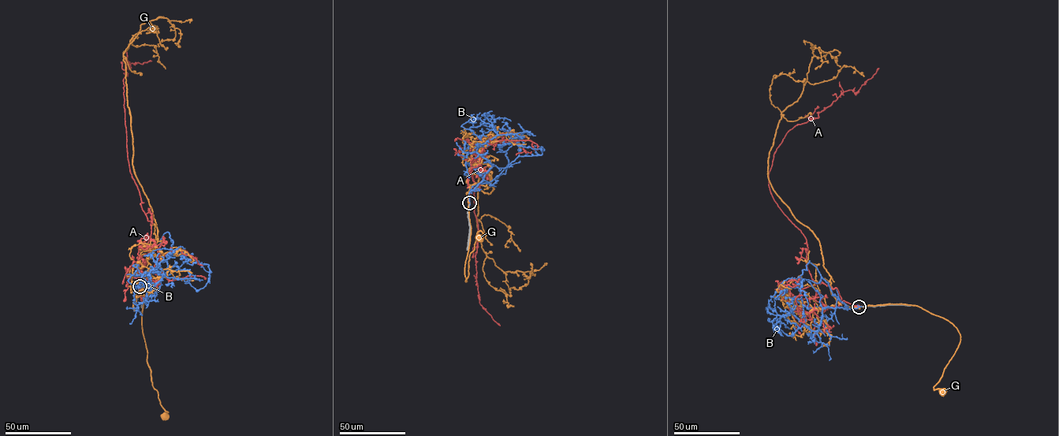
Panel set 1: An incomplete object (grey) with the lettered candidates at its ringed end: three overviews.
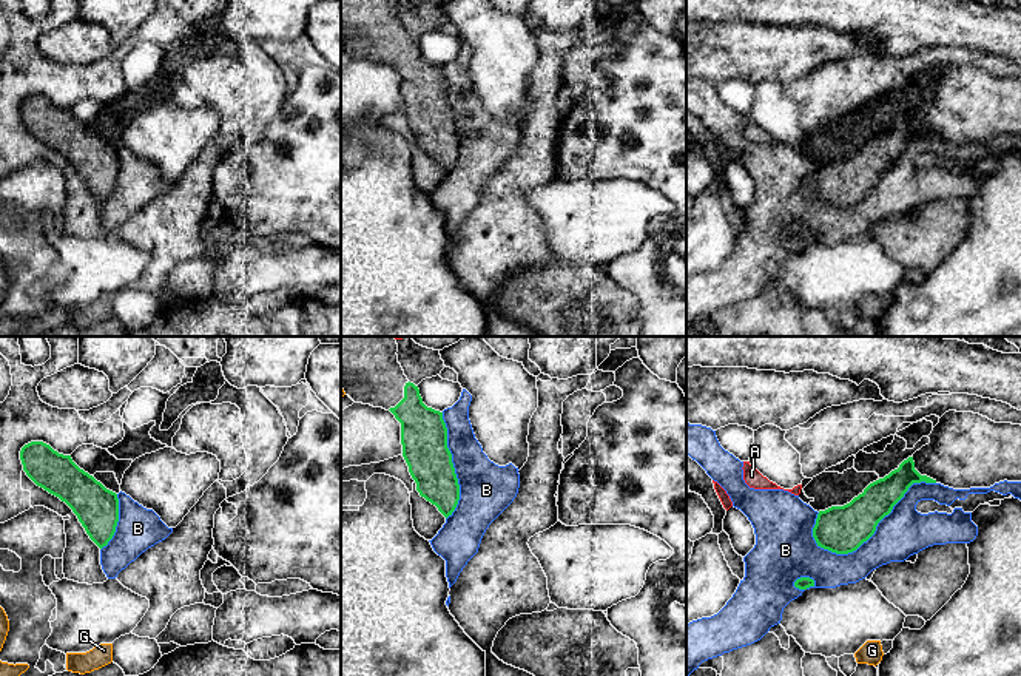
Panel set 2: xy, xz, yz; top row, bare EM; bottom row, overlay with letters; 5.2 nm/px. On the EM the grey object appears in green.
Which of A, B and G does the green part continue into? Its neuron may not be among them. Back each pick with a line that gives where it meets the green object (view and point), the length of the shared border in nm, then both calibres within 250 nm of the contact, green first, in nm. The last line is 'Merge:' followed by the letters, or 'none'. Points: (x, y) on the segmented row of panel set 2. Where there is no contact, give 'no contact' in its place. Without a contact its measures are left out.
Merge: none

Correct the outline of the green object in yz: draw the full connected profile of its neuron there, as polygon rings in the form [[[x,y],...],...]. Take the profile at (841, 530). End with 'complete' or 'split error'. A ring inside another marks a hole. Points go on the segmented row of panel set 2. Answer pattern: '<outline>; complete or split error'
[[[913,457],[898,469],[870,483],[862,494],[844,506],[819,511],[813,537],[817,546],[836,554],[856,551],[876,531],[878,523],[891,512],[913,483],[936,483],[915,469]]]; complete

